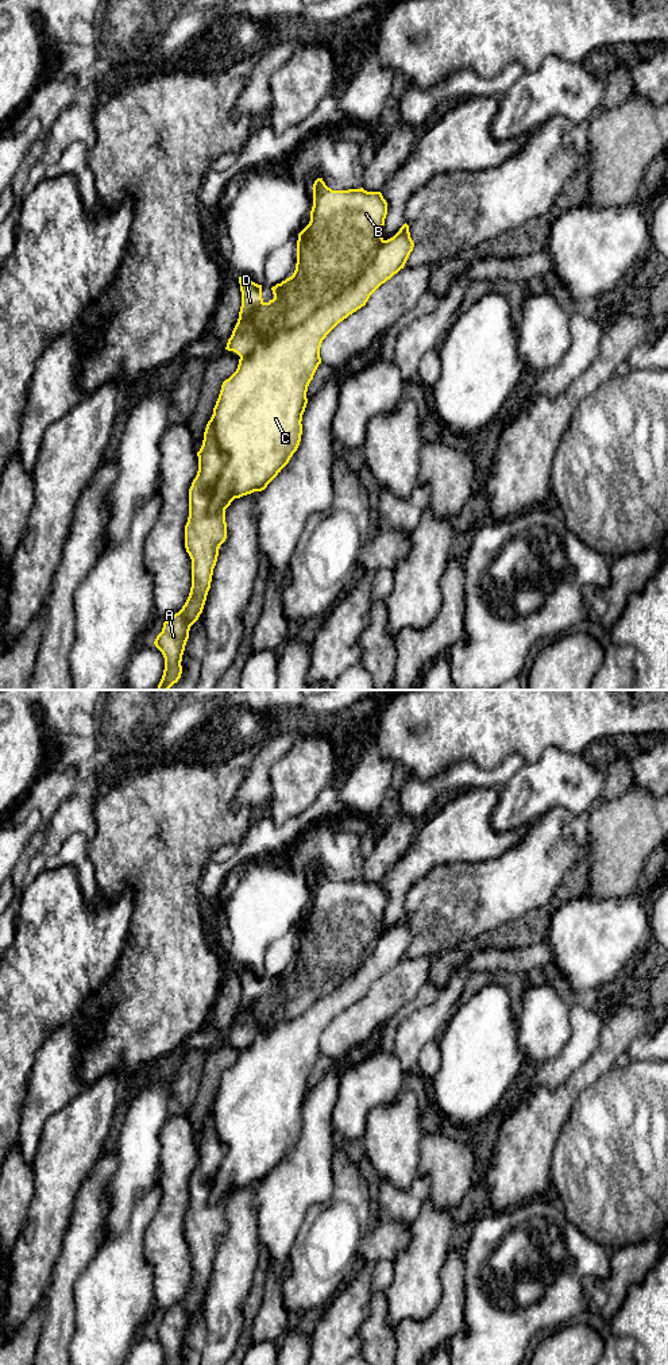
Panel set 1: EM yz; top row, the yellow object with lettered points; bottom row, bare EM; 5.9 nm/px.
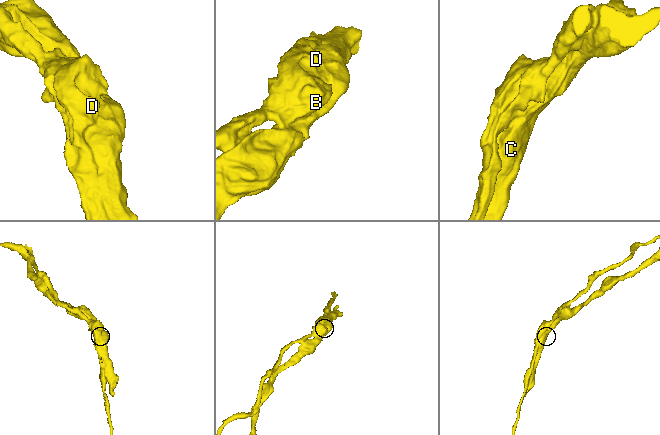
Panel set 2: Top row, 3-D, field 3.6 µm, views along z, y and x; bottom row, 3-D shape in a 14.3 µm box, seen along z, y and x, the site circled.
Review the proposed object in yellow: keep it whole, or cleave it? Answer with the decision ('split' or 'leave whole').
split

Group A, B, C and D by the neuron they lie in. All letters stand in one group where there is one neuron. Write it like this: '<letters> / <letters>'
A B D / C

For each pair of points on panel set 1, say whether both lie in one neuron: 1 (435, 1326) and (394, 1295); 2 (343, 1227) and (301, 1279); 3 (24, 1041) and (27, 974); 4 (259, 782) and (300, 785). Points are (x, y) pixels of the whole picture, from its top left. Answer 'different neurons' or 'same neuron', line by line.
1: different neurons
2: same neuron
3: same neuron
4: different neurons

